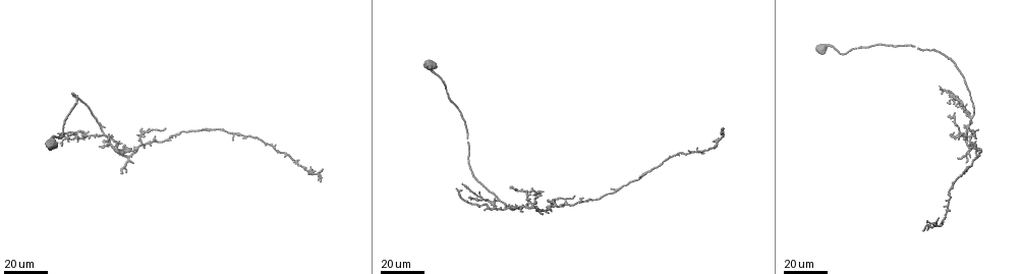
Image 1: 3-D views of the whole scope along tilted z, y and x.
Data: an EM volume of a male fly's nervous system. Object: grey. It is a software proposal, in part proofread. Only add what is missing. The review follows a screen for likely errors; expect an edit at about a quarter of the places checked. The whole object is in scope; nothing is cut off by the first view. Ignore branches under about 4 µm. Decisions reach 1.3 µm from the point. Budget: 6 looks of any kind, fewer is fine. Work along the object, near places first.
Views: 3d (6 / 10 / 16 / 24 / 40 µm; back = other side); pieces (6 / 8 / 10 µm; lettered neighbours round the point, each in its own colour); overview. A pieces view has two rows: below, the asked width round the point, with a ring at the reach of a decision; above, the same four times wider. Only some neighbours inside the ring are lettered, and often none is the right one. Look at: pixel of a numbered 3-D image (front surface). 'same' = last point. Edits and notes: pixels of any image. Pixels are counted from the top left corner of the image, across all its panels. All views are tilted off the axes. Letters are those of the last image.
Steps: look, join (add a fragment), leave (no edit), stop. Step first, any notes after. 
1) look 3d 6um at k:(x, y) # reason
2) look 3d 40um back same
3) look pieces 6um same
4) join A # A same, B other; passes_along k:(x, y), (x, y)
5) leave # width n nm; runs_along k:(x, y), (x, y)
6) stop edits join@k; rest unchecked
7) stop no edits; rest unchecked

look 3d 24um at 1:(99, 145) # thin end

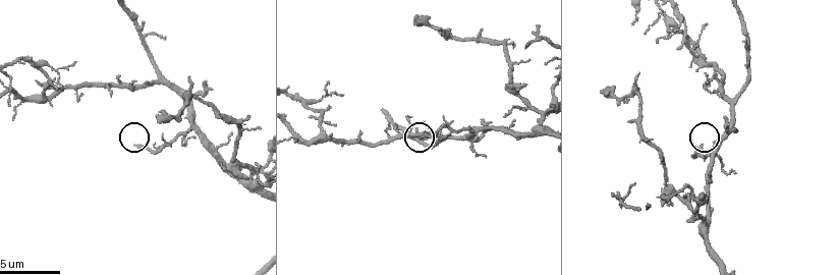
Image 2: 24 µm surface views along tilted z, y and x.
look pieces 10um at 2:(704, 145)

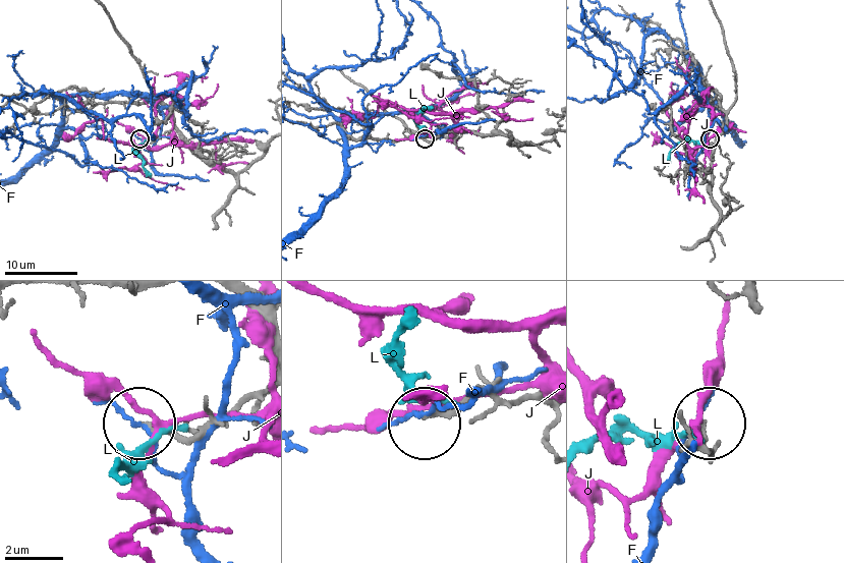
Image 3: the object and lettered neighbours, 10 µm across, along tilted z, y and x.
leave # F other, J other, L other; runs_along 3:(265, 383), (191, 437), (139, 425); none of them fits

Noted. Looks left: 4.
look 3d 40um at 1:(166, 127)

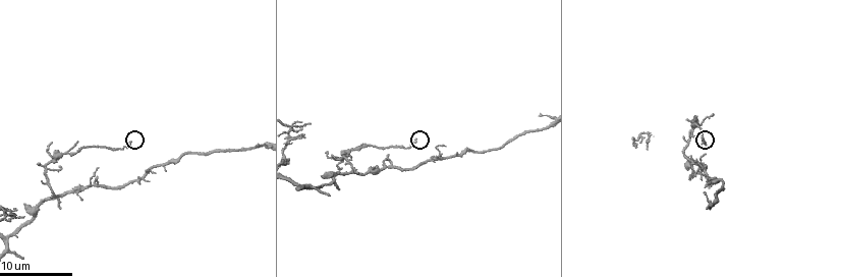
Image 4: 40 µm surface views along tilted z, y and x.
look pieces 8um at 4:(132, 141)

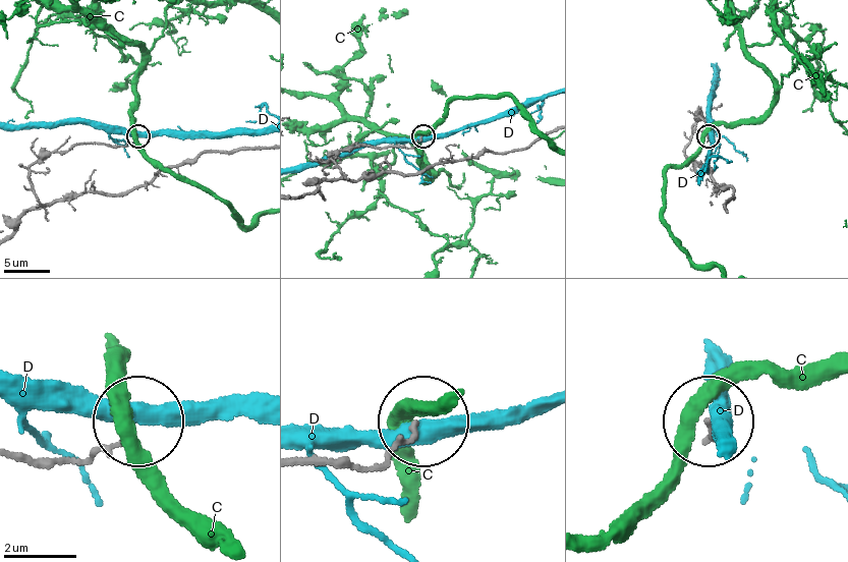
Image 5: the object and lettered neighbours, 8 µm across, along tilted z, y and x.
leave # C other, D other; runs_along 5:(298, 465), (382, 464), (416, 423); no lettered fragment goes on from it

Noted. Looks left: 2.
look pieces 10um at 4:(329, 195) # an open end

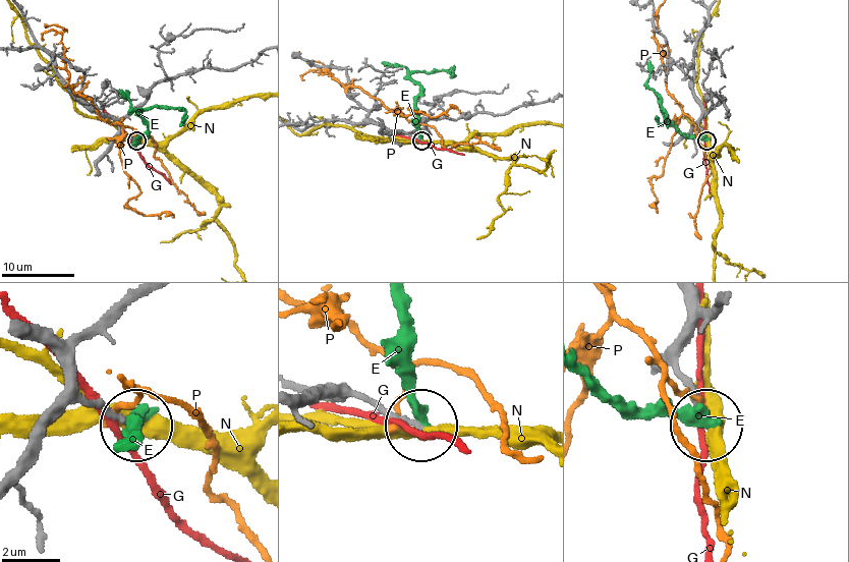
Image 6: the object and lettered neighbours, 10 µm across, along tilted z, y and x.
leave # width 170 nm; E other, G other, N other, P other; none of them fits

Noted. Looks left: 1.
stop no edits; rest unchecked

